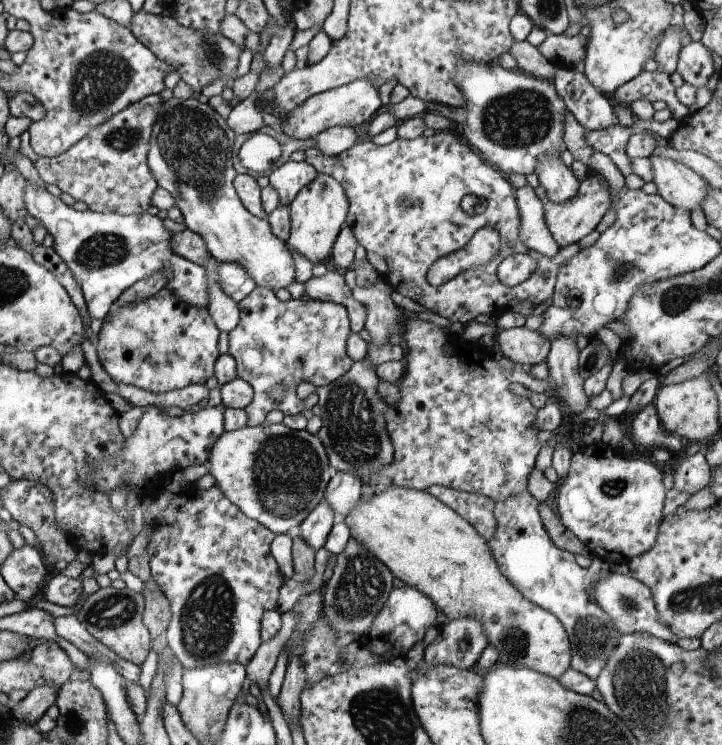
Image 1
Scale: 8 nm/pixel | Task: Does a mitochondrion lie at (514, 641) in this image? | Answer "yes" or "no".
yes

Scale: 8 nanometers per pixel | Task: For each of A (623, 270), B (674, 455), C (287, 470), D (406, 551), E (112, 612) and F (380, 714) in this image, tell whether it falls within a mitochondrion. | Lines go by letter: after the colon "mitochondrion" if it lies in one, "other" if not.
A: mitochondrion
B: other
C: mitochondrion
D: other
E: mitochondrion
F: mitochondrion

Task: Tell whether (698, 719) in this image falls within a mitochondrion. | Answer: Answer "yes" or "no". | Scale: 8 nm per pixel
no

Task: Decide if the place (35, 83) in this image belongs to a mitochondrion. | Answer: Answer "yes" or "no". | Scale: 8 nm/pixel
no

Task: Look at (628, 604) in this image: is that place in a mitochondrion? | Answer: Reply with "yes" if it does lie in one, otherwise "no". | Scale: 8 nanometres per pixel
yes

